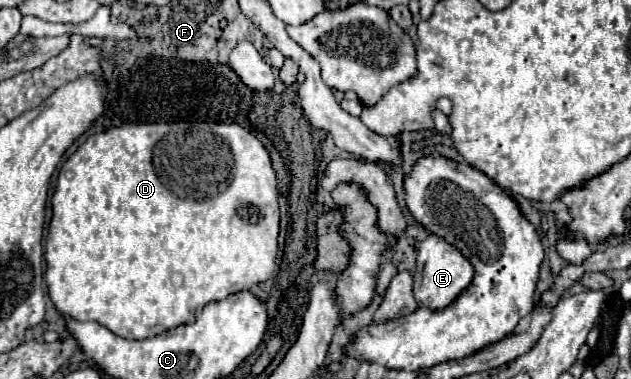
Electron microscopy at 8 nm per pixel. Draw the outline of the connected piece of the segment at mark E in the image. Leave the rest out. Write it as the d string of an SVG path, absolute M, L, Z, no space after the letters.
M431 234L419 248L417 274L421 274L421 288L415 284L417 302L421 306L441 310L441 308L449 306L471 284L471 280L475 276L475 268L453 244L447 244L447 240L443 240L441 236Z

